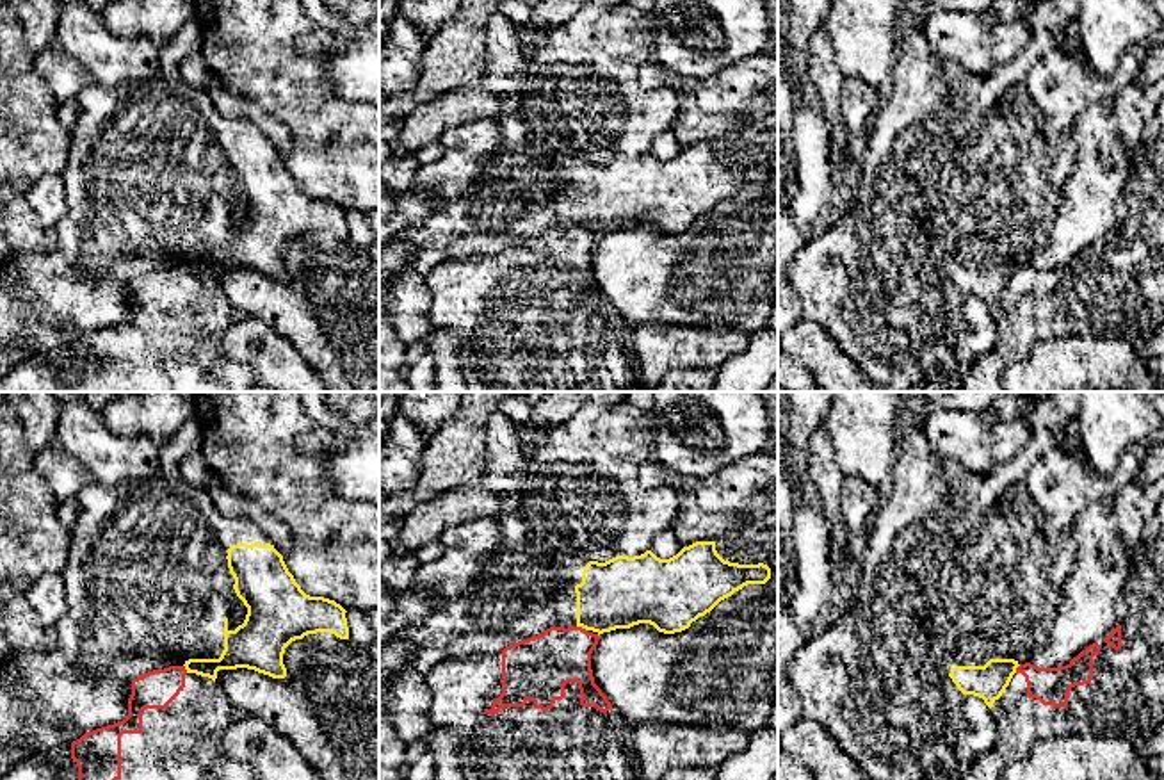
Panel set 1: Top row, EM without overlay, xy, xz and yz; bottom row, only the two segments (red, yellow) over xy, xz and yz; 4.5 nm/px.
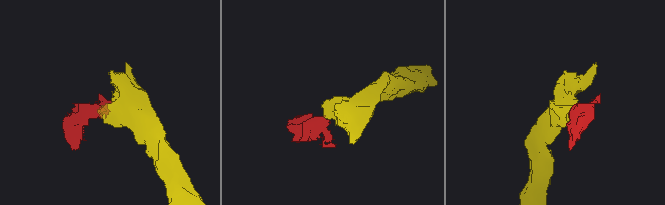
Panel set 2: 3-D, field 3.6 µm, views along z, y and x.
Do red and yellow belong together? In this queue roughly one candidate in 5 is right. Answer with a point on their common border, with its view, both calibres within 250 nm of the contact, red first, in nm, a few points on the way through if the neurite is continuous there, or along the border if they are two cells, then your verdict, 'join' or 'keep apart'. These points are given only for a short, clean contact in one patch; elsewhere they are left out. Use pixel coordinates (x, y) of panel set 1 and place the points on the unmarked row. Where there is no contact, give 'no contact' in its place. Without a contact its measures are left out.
xz (581, 228) | 280/320 nm | along xz (577, 227), (586, 232) | keep apart

